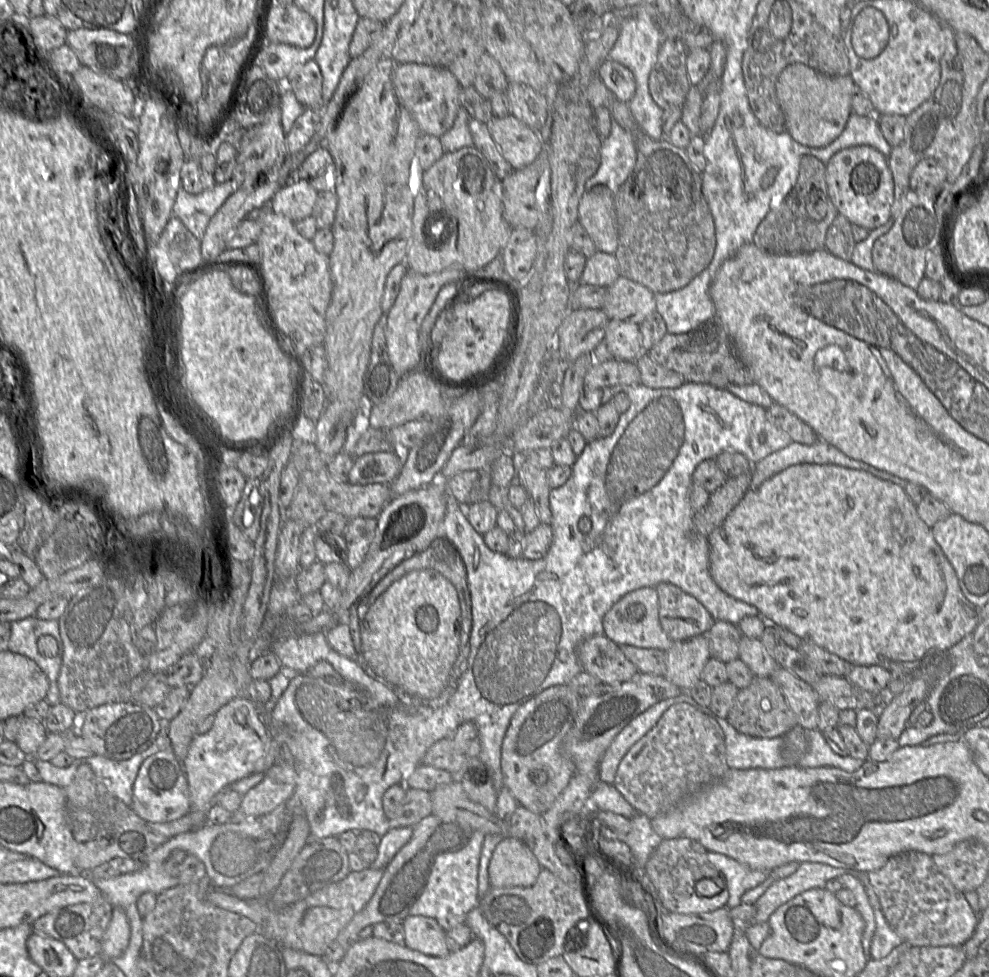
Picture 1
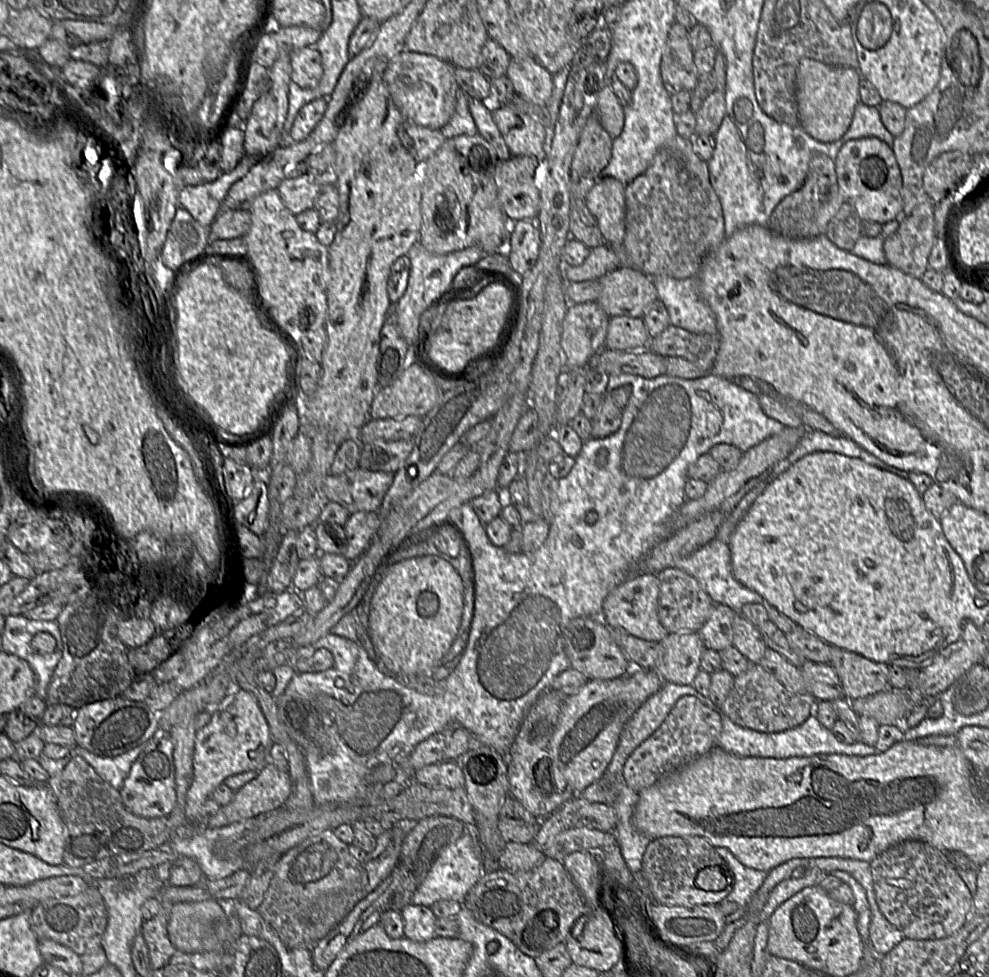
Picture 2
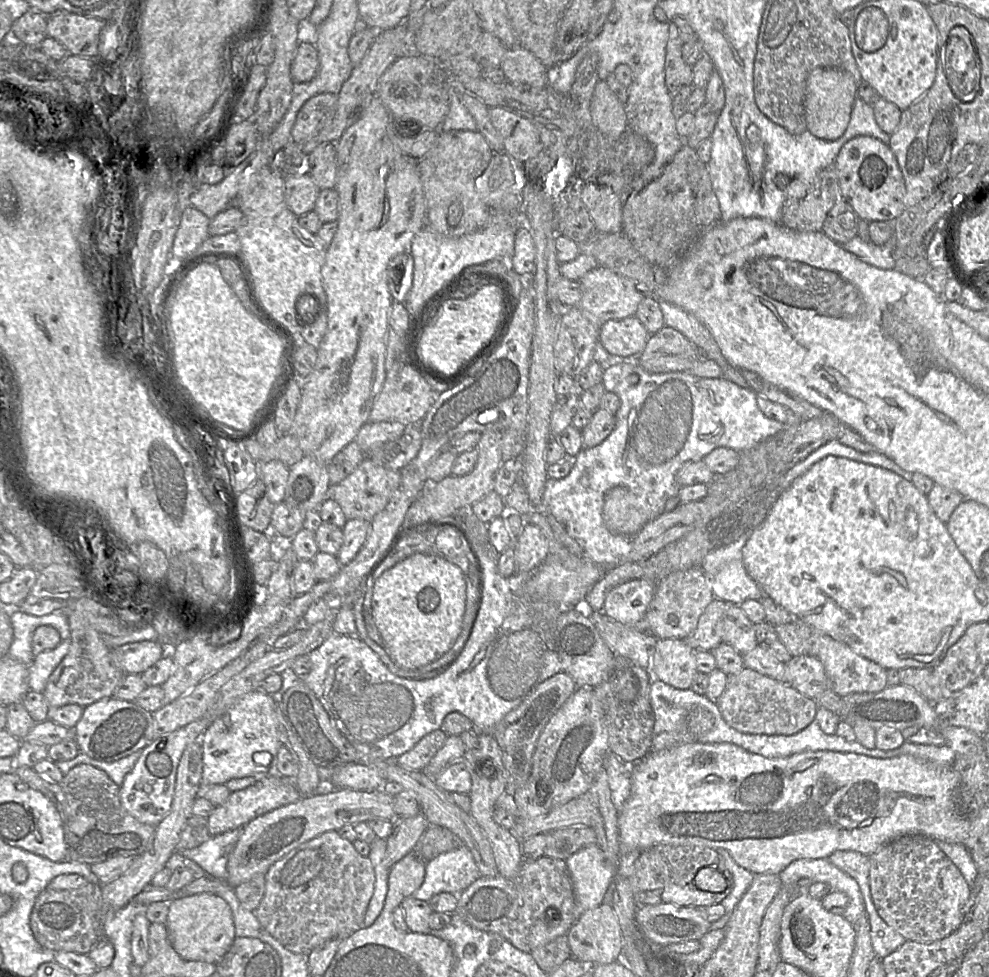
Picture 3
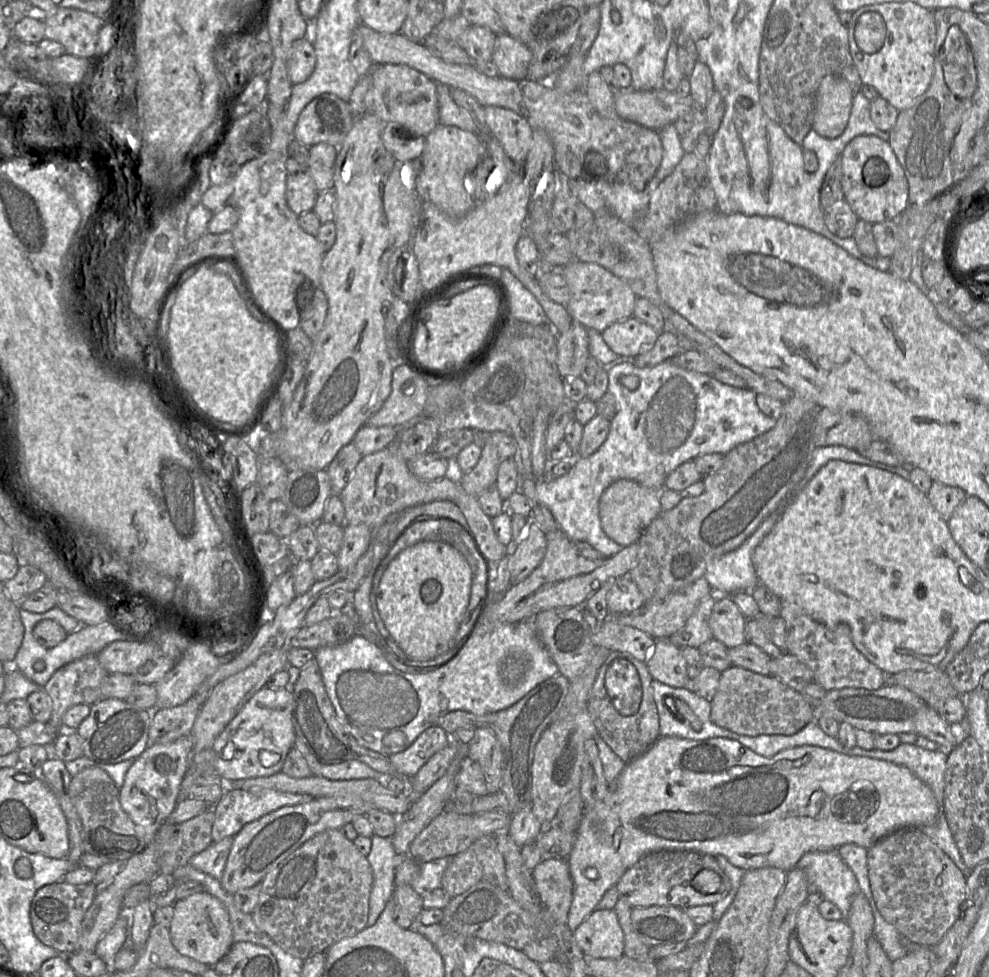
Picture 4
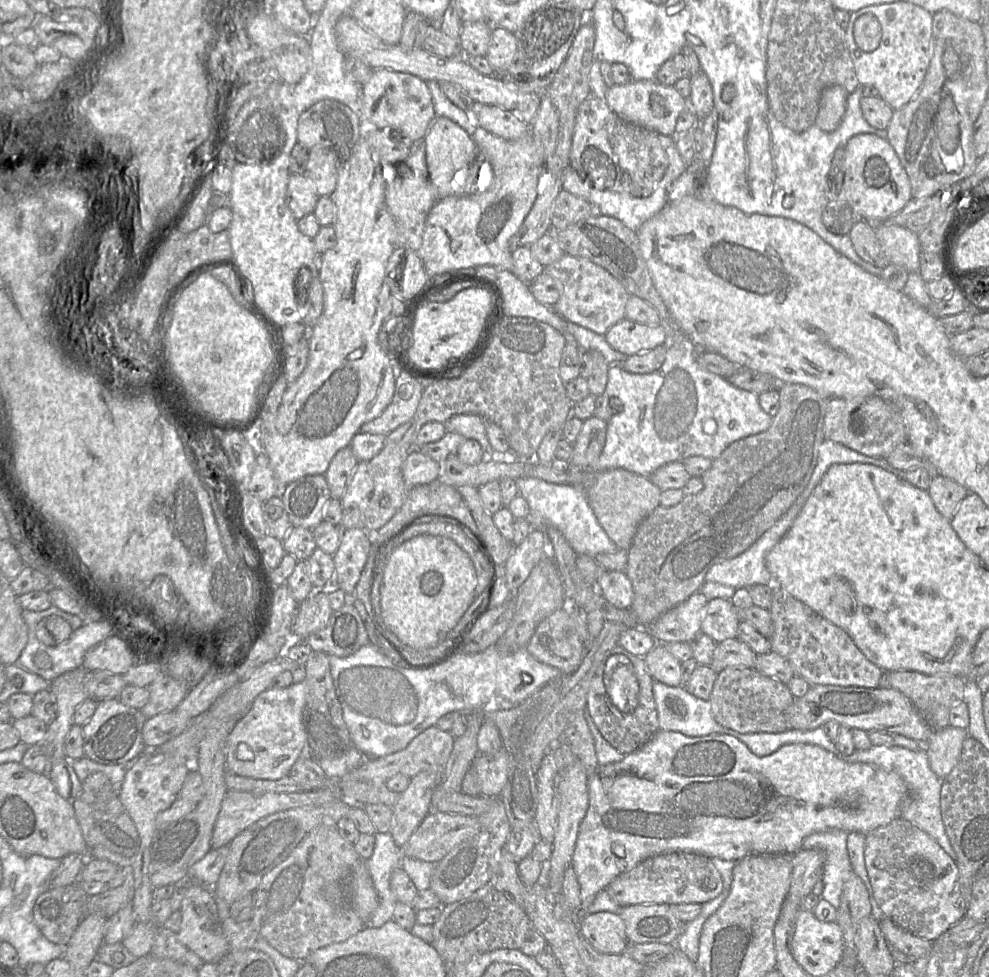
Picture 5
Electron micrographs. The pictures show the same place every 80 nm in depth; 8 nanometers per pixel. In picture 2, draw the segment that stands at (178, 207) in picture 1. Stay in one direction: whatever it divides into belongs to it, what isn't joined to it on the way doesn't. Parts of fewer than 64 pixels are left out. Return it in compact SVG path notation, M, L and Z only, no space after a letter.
M245 154L234 170L221 174L215 181L181 186L179 206L185 208L202 226L210 227L231 186L245 177L258 159Z

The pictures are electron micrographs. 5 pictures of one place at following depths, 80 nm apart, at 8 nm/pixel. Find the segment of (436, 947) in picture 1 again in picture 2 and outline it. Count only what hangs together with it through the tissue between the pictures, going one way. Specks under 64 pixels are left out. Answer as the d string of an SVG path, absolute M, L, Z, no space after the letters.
M410 903L401 911L404 937L415 942L427 942L435 938L436 917L431 908Z

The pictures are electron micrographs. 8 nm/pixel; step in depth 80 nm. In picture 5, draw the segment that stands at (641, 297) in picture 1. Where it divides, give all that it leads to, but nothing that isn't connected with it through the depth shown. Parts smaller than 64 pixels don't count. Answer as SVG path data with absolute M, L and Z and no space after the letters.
M564 254L559 260L545 267L557 283L560 297L551 307L561 317L604 335L610 327L625 318L629 293L607 270L589 259Z

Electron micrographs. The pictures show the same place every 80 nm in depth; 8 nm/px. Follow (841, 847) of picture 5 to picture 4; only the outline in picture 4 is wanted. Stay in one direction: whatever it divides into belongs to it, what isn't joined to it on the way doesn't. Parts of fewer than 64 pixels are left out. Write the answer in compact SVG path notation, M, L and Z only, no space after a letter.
M837 849L805 853L796 867L802 870L810 885L816 885L825 900L834 903L843 919L848 917L852 899L861 889L853 871Z

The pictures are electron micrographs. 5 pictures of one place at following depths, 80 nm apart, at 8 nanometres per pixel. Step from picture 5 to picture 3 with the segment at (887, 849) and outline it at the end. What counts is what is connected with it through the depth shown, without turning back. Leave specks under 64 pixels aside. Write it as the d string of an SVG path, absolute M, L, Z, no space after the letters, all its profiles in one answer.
M923 835L902 836L869 856L871 895L880 917L907 940L928 943L940 940L953 932L972 908L972 888L960 870L939 848L936 842Z

